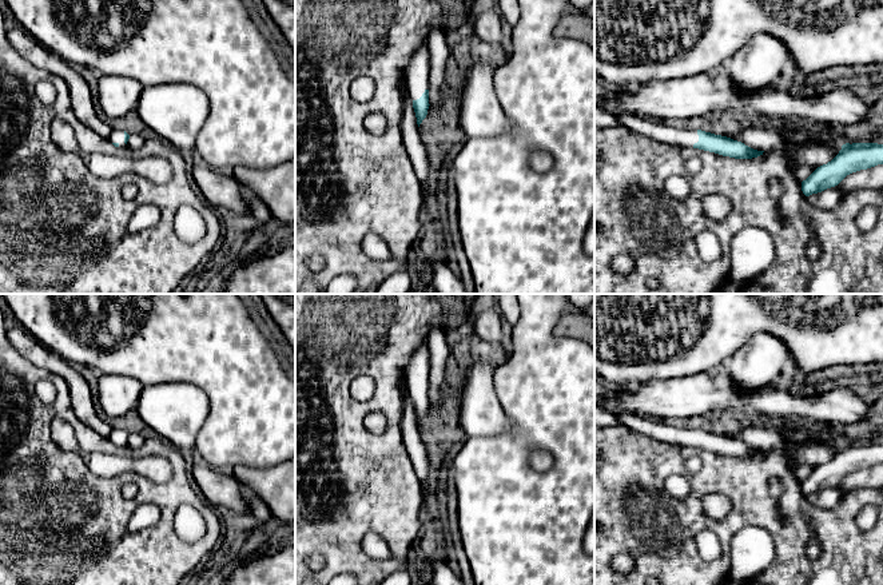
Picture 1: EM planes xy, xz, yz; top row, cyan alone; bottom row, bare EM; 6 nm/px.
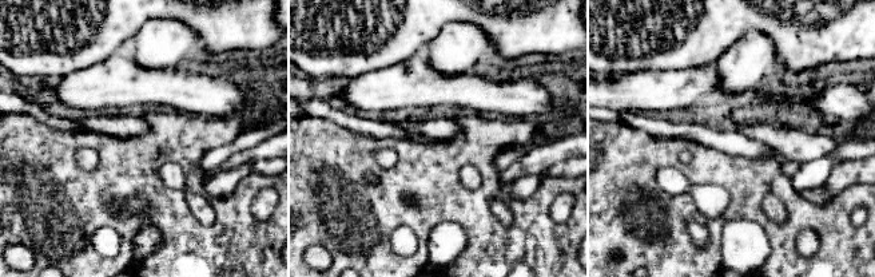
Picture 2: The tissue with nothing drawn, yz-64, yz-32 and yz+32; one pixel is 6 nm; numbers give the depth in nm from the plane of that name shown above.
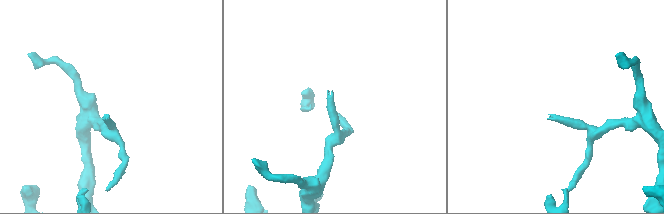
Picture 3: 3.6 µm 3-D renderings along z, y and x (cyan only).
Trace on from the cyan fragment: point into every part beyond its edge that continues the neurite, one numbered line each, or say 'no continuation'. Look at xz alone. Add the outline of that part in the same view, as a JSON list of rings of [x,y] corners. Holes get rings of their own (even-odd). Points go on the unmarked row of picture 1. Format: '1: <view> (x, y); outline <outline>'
1: xz (417, 373); outline [[[421,345],[410,357],[405,383],[411,399],[417,399],[429,389],[430,351],[429,345]]]

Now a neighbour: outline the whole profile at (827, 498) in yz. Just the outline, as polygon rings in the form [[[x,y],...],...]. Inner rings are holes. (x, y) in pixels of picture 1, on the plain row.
[[[838,485],[827,488],[822,492],[807,496],[808,501],[820,509],[832,509],[842,500],[842,490]]]

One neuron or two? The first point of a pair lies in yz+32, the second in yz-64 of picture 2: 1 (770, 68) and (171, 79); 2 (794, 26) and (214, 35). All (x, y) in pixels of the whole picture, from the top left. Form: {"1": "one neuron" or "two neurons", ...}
{"1": "two neurons", "2": "one neuron"}

